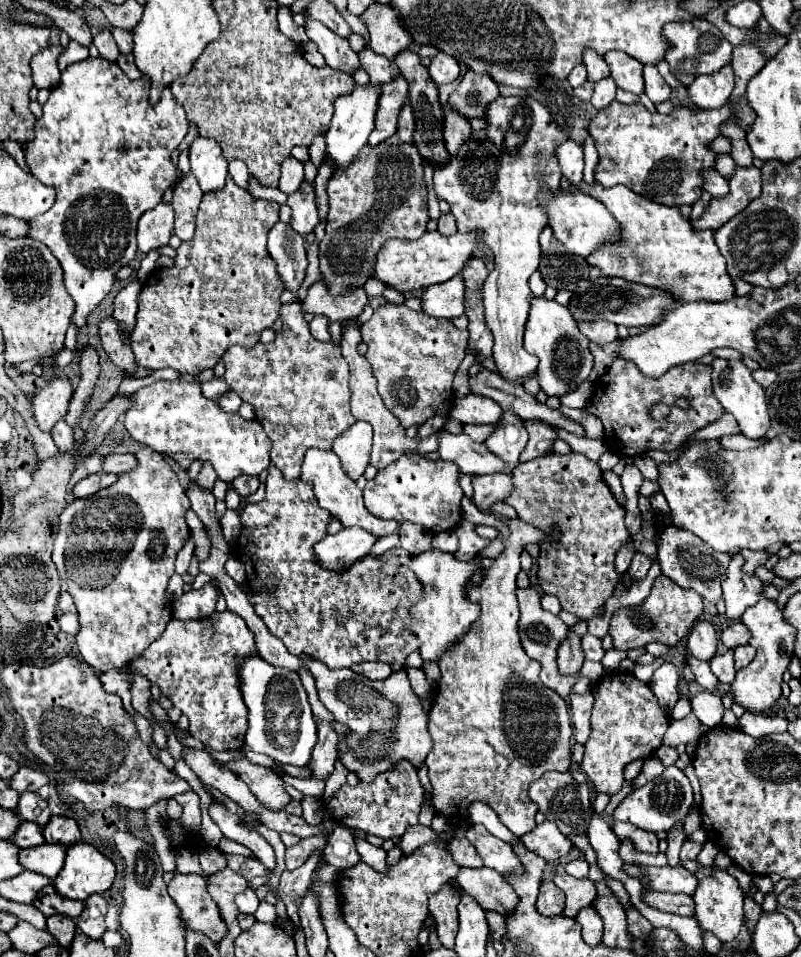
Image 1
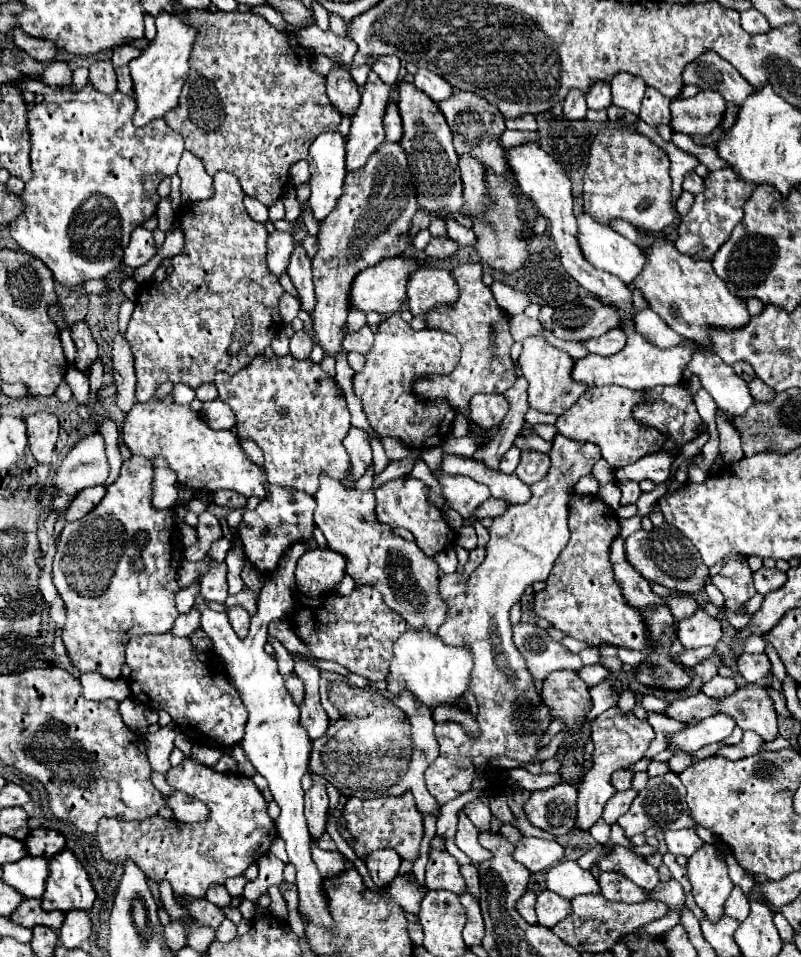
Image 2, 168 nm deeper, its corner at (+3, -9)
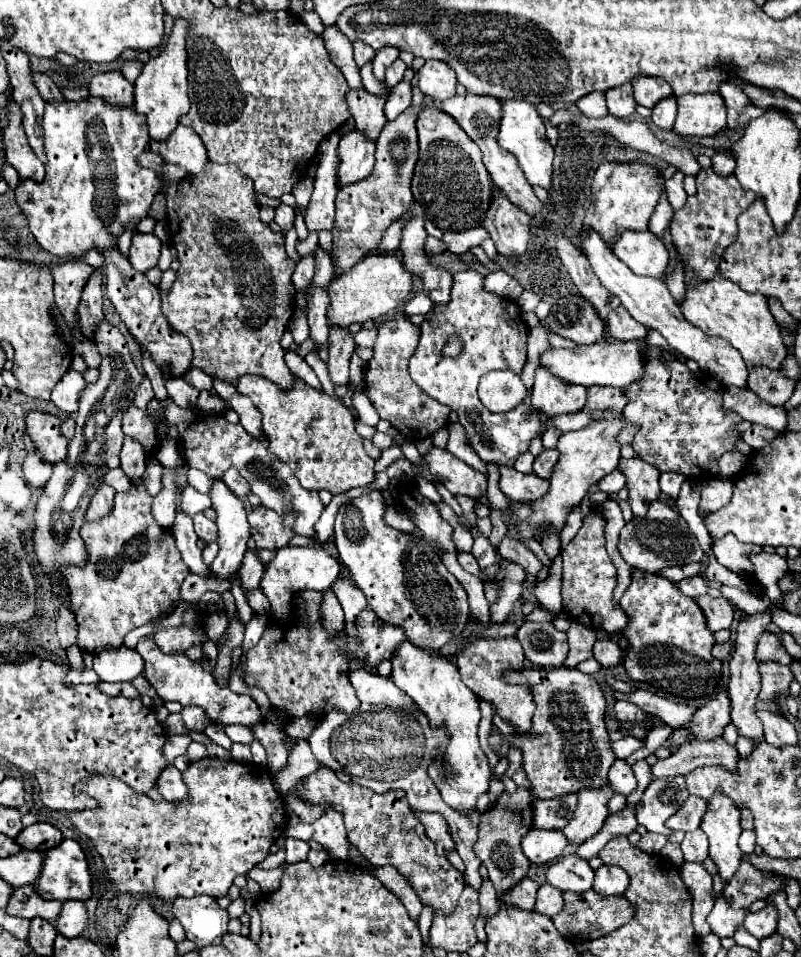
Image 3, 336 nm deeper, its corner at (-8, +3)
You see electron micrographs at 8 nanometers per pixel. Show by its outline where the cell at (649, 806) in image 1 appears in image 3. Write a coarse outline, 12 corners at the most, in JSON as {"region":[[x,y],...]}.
{"region":[[685,776],[655,778],[635,806],[637,822],[665,832],[689,798]]}

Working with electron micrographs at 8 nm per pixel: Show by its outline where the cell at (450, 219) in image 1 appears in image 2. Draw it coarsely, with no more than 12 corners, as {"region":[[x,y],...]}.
{"region":[[432,238],[424,248],[428,258],[444,260],[458,250],[454,240]]}

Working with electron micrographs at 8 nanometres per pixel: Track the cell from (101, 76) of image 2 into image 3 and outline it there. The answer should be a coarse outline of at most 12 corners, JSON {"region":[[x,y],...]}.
{"region":[[117,70],[89,82],[89,94],[131,104],[133,84]]}

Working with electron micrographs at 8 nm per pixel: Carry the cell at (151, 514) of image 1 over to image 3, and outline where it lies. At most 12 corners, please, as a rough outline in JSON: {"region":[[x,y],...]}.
{"region":[[141,478],[81,526],[77,646],[119,648],[189,574]]}

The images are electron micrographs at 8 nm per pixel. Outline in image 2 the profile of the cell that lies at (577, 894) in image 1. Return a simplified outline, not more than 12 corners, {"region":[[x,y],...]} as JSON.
{"region":[[544,890],[536,900],[538,924],[552,928],[570,902]]}

